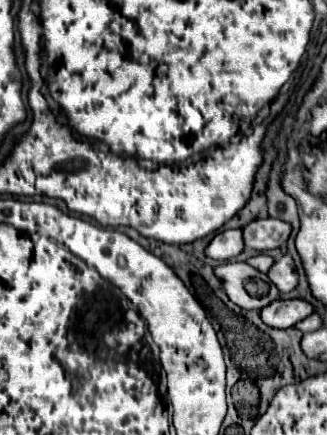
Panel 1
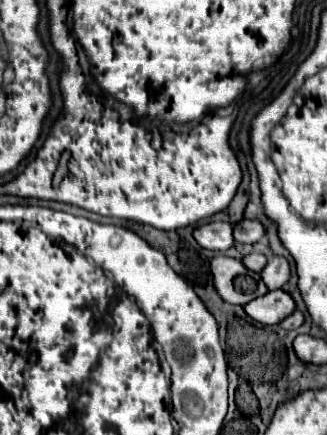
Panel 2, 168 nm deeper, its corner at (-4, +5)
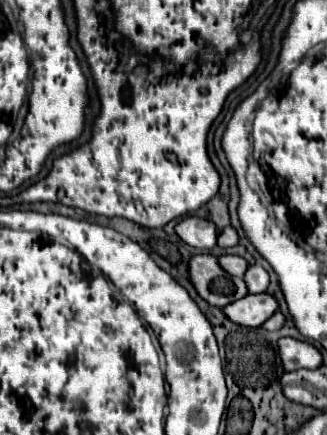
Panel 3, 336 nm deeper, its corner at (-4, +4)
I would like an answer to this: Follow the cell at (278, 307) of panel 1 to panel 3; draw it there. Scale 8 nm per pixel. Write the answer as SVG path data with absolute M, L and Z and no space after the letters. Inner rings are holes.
M264 292L264 294L248 294L242 300L230 302L228 306L224 306L222 312L234 324L240 324L246 328L258 328L276 310L278 310L278 304L274 296Z

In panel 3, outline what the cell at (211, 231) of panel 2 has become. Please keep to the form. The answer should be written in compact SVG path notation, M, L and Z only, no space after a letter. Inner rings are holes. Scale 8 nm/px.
M188 216L180 220L174 230L188 246L198 250L212 250L218 240L216 226L210 220L198 218L198 216Z

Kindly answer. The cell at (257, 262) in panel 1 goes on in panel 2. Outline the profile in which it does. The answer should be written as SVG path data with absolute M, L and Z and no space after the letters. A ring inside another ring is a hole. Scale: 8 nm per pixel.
M250 253L250 255L246 255L246 257L242 259L242 263L248 265L248 269L252 269L252 271L256 271L256 273L260 273L260 271L264 269L266 261L268 261L268 259L266 259L264 255L260 255L260 253Z

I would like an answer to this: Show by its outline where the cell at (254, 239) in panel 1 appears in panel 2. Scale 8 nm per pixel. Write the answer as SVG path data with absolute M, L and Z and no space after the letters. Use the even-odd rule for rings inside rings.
M242 219L240 223L234 225L234 239L238 243L254 245L262 237L266 237L266 227L260 221L256 221L256 219Z

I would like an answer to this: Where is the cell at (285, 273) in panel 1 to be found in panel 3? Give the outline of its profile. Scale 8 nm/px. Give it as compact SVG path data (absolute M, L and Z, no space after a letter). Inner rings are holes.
M252 264L252 266L248 266L248 270L244 274L244 282L248 286L248 292L256 294L256 292L266 292L270 278L268 278L268 272L262 266Z

